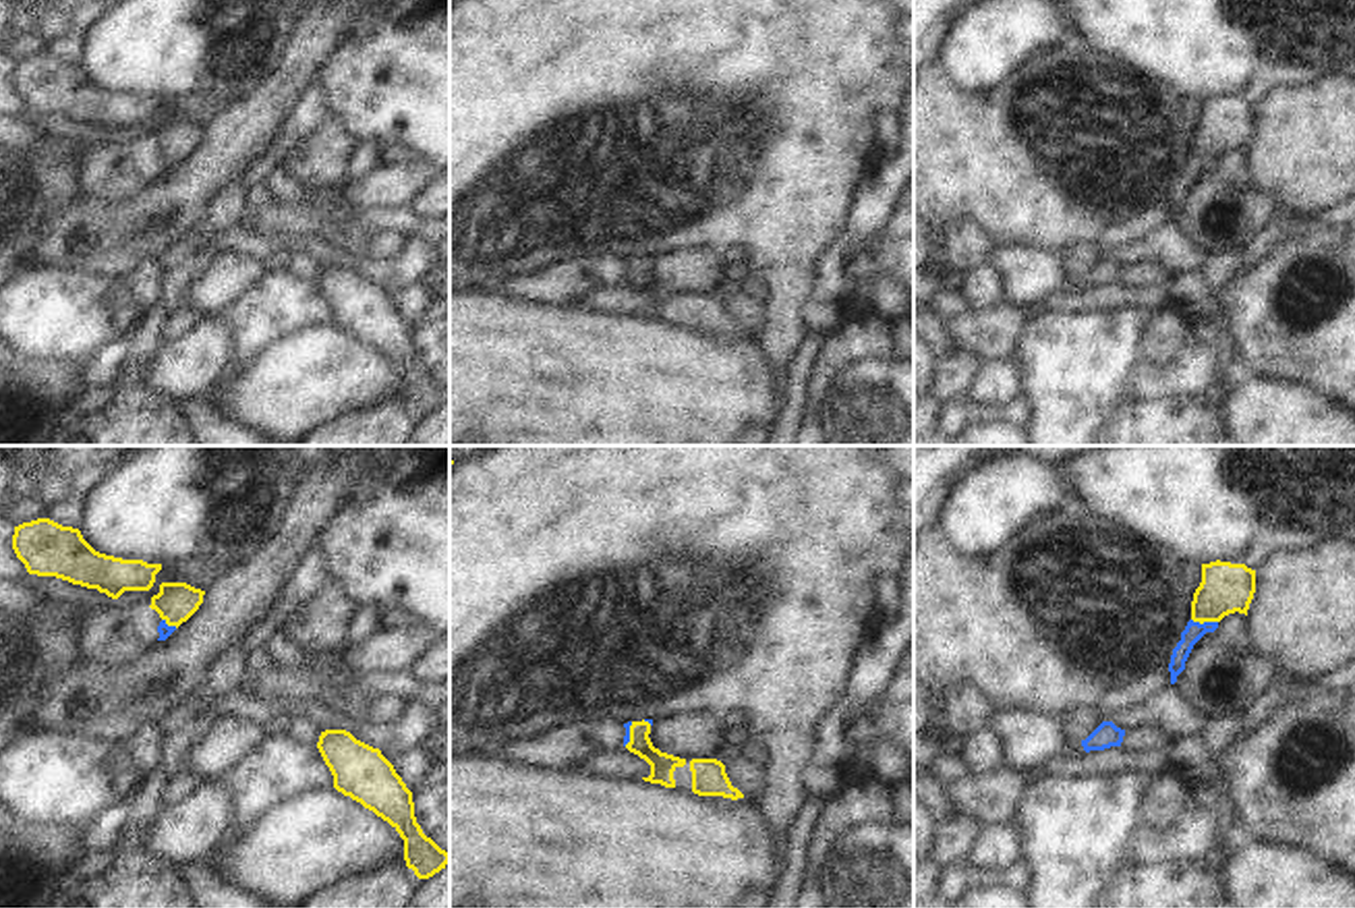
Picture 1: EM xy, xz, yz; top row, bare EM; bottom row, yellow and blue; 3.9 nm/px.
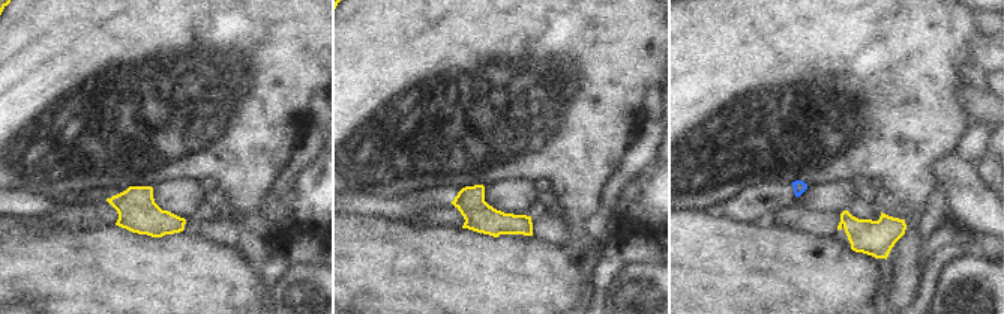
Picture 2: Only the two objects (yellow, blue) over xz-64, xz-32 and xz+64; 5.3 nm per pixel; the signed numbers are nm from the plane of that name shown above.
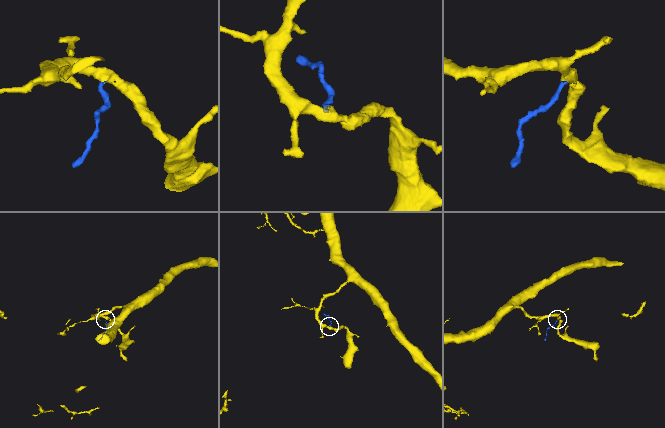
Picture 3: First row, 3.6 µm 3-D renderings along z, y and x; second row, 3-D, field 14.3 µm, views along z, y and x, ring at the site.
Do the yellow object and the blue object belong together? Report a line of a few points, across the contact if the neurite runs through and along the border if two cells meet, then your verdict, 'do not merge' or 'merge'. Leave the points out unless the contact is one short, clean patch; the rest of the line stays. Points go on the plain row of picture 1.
line yz (1225, 123), (1208, 142), (1204, 156), (1194, 166); merge

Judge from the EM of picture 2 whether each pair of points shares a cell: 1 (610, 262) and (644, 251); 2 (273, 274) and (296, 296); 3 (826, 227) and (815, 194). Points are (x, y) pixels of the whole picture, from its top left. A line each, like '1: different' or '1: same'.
1: same
2: different
3: different

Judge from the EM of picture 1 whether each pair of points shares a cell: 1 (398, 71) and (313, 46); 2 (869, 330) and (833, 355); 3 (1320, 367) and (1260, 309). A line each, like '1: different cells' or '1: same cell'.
1: different cells
2: same cell
3: same cell

